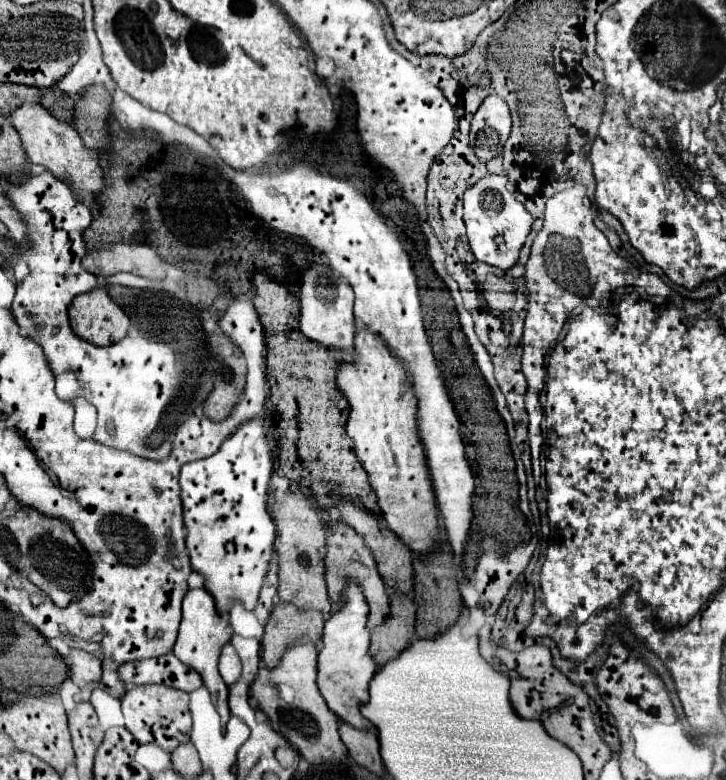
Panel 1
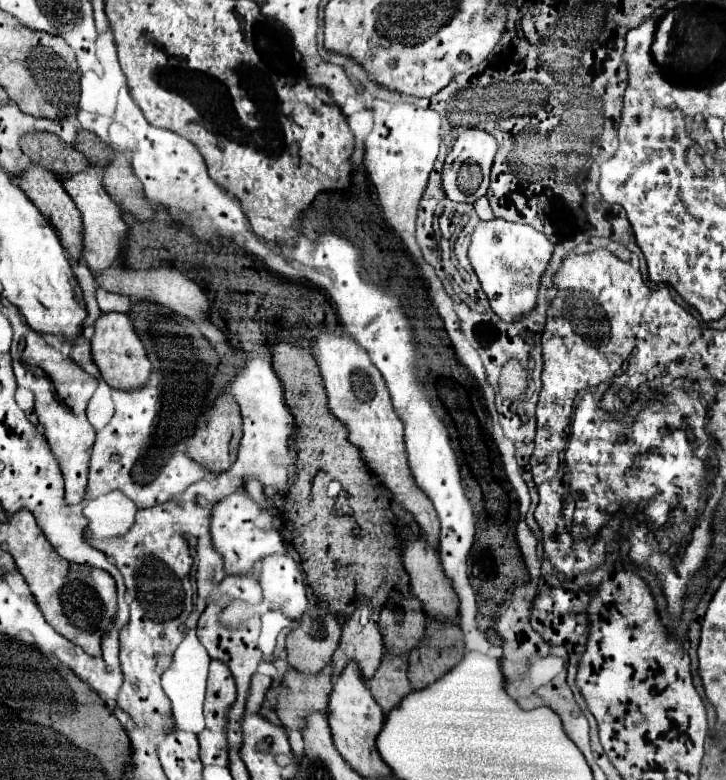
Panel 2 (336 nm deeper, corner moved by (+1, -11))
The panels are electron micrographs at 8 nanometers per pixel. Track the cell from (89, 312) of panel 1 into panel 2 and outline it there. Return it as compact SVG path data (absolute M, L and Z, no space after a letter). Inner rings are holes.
M106 313L100 315L98 321L94 323L94 335L90 339L92 343L92 357L94 363L100 369L102 379L120 391L134 391L136 387L144 387L150 379L150 359L146 355L146 349L140 341L140 337L134 331L132 321L124 313Z

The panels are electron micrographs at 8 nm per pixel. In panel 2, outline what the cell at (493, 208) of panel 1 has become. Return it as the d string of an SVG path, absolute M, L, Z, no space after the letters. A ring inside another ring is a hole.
M492 219L482 221L476 227L468 257L482 283L492 311L506 323L514 323L534 311L538 303L540 279L552 259L552 253L554 245L544 233L536 231L534 227L508 223L504 219Z

